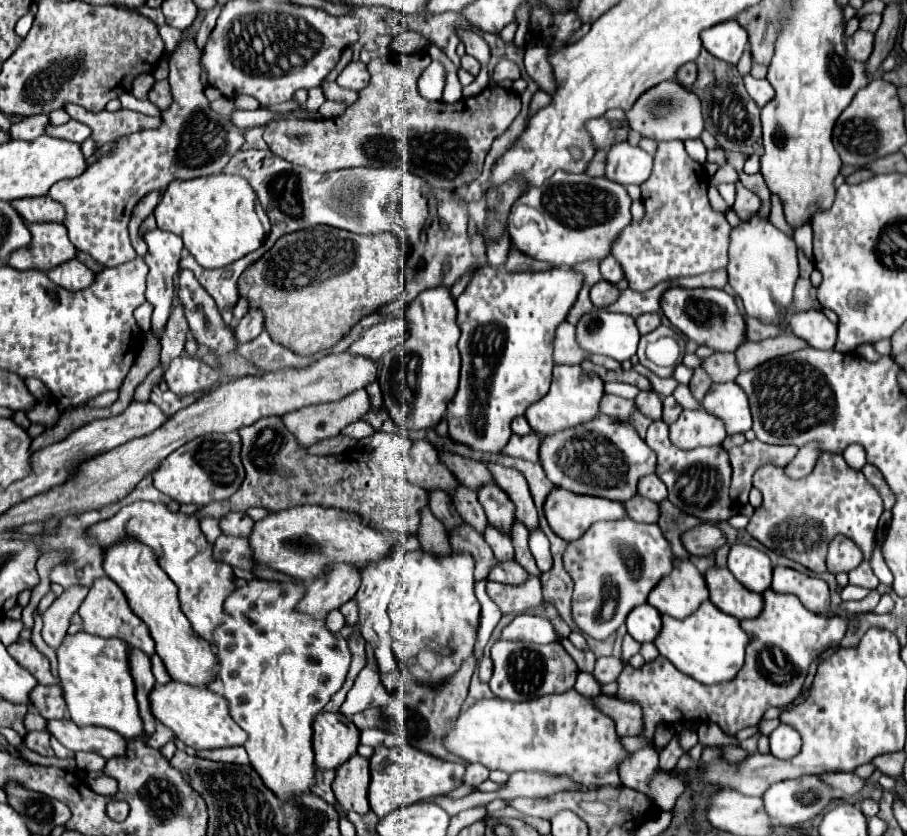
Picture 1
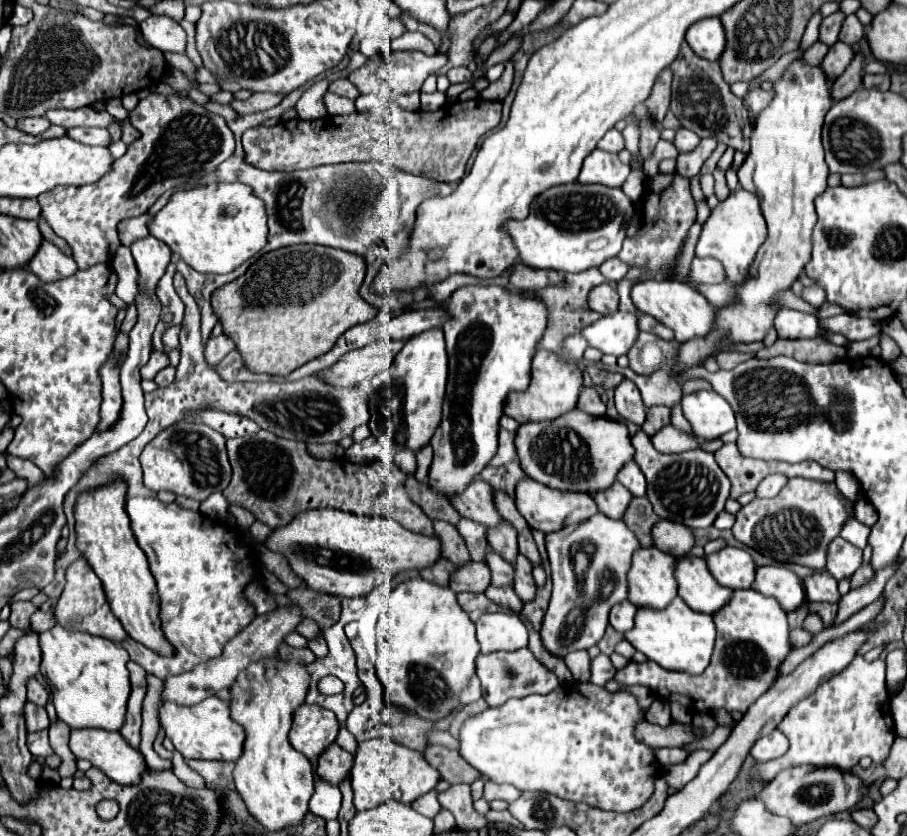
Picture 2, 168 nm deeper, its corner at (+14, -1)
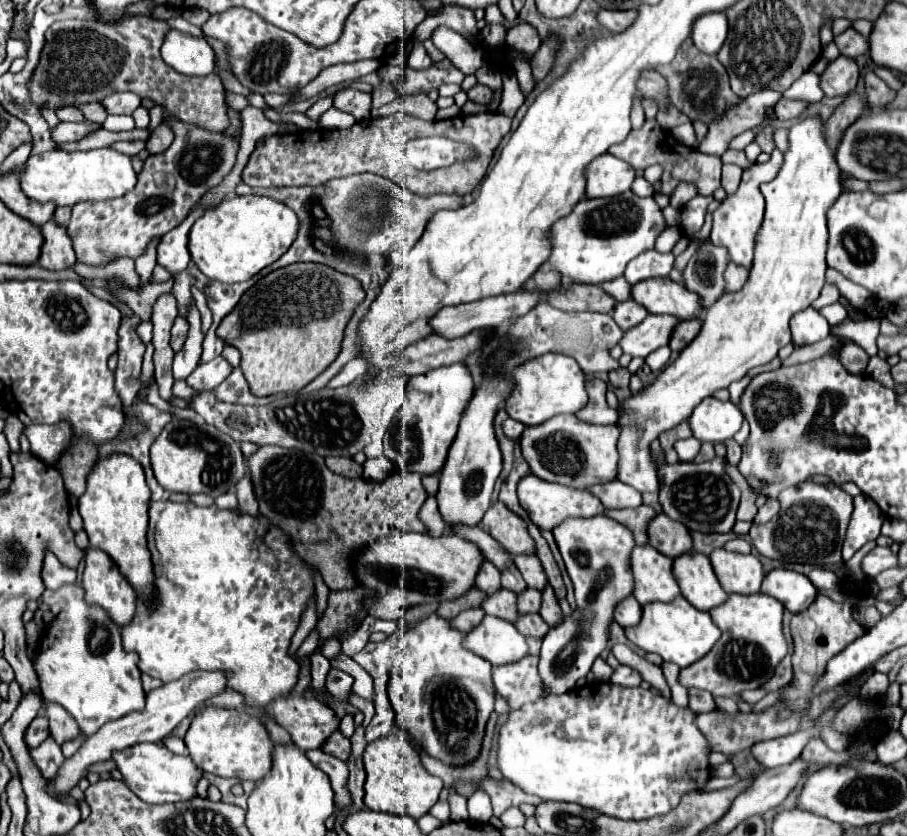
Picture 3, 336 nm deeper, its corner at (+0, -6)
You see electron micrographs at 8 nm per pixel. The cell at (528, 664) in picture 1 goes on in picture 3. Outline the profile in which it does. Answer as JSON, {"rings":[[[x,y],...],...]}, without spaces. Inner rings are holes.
{"rings":[[[524,656],[518,662],[492,668],[496,692],[510,704],[510,710],[546,696],[538,676],[538,656]]]}

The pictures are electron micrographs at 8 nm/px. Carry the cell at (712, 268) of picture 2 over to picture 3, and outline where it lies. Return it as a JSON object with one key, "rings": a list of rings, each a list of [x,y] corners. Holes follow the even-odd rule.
{"rings":[[[730,262],[726,266],[726,272],[724,272],[724,280],[726,280],[726,292],[738,292],[738,288],[744,286],[744,280],[748,278],[748,270]]]}

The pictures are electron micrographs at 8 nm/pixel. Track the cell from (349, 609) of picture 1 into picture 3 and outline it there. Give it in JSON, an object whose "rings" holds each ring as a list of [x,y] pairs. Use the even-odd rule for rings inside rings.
{"rings":[[[322,652],[310,654],[310,662],[312,662],[312,688],[322,690],[326,674],[330,670],[330,662],[326,656],[322,656]]]}

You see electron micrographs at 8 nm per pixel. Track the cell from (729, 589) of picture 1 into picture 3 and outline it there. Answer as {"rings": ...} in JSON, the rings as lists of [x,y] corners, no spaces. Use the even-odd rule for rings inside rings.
{"rings":[[[700,552],[684,554],[674,560],[674,576],[682,596],[698,610],[710,610],[726,602],[728,594],[720,588],[710,558]]]}

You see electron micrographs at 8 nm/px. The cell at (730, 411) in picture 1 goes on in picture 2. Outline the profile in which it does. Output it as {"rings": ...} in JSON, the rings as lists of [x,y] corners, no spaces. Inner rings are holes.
{"rings":[[[698,391],[684,395],[680,401],[682,413],[700,439],[716,439],[736,429],[732,407],[714,391]]]}

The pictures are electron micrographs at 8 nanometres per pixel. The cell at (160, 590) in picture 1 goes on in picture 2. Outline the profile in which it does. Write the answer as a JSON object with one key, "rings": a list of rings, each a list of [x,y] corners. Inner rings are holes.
{"rings":[[[122,479],[110,481],[106,487],[96,487],[80,493],[74,505],[76,517],[76,547],[86,557],[94,573],[100,577],[108,603],[114,615],[120,619],[126,633],[162,655],[172,655],[172,647],[164,639],[158,621],[158,595],[156,581],[152,579],[144,551],[140,551],[134,533],[130,529],[130,517],[126,513],[128,485]]]}

